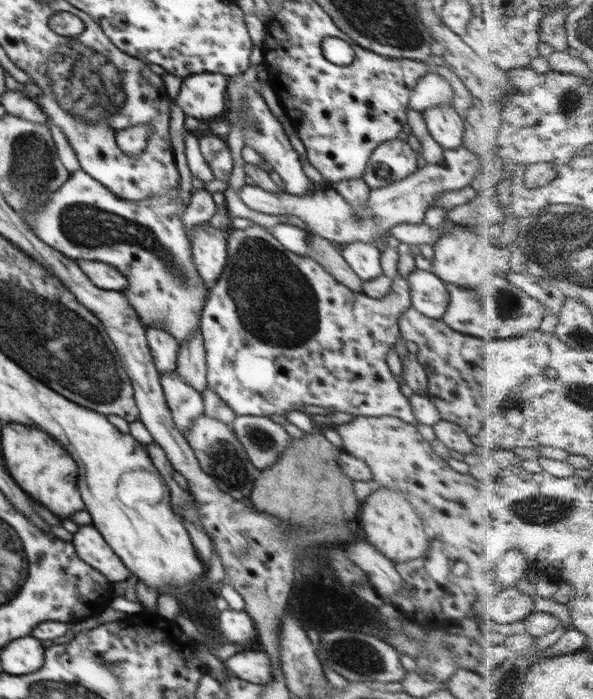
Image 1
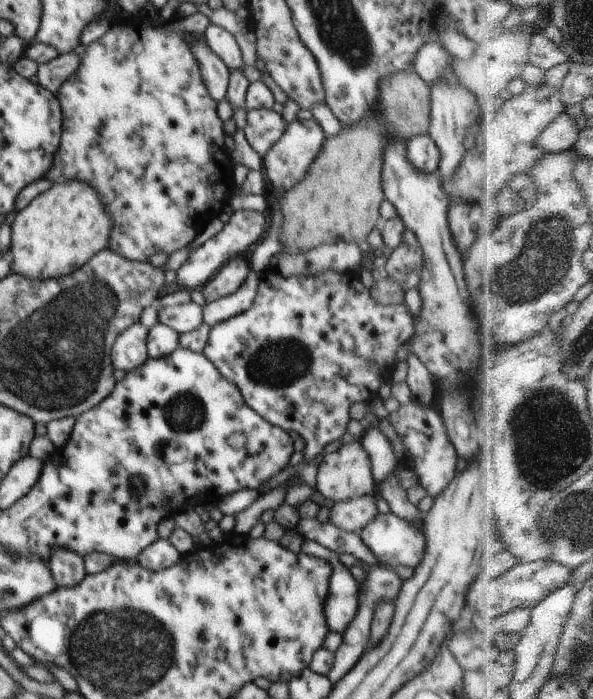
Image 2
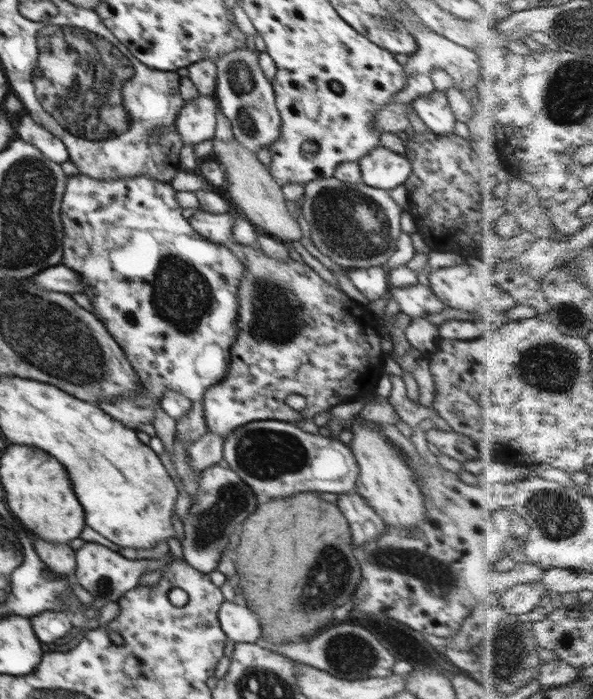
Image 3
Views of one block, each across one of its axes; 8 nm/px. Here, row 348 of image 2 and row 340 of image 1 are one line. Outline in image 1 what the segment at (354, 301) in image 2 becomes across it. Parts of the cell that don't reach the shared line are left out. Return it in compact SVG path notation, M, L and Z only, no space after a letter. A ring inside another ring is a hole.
M256 224L247 229L233 229L226 233L227 261L214 286L208 289L206 304L201 312L201 333L206 349L207 388L215 392L237 416L265 416L270 414L284 415L291 410L301 410L302 406L323 406L333 408L336 412L349 412L358 417L395 416L407 423L416 425L418 422L412 412L409 398L402 394L394 374L388 368L386 357L395 348L401 337L399 316L411 306L409 283L398 276L393 281L391 290L386 296L375 298L364 293L355 293L347 286L340 284L321 264L314 259L296 256L292 251L284 248L271 230Z

